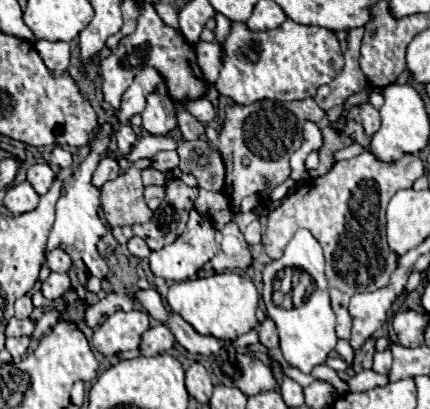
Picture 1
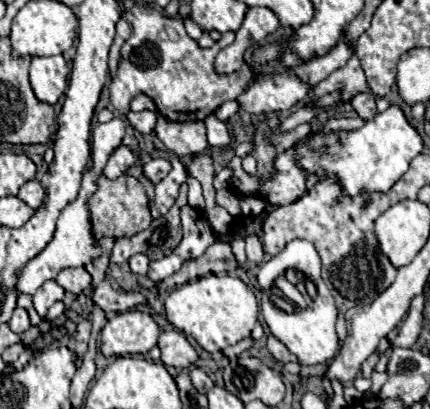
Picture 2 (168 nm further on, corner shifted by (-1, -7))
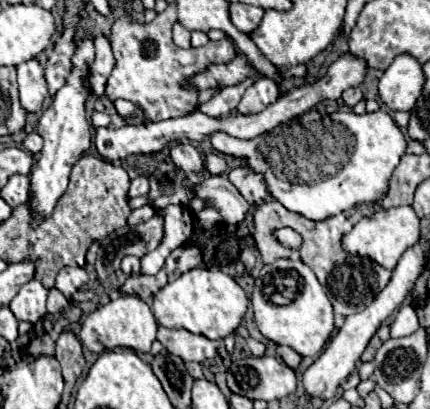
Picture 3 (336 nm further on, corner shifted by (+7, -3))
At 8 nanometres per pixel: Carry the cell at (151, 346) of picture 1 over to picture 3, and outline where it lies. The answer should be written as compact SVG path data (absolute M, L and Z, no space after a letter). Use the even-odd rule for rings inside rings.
M158 327L158 341L172 351L174 355L180 355L184 361L206 361L218 355L221 340L212 340L204 335L194 335L186 329L166 329Z

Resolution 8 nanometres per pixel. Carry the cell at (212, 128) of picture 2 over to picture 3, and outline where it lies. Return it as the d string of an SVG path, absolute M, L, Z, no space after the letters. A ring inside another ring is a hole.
M308 111L302 117L296 117L272 131L256 137L254 141L240 141L236 137L216 133L212 135L212 147L222 155L232 155L236 159L244 159L246 167L254 173L264 175L264 183L268 193L280 201L288 211L300 213L306 219L322 221L332 215L338 215L360 203L376 203L388 193L388 179L400 157L406 153L406 139L392 121L392 117L384 111L356 115L334 113L334 115L318 115L318 111Z

